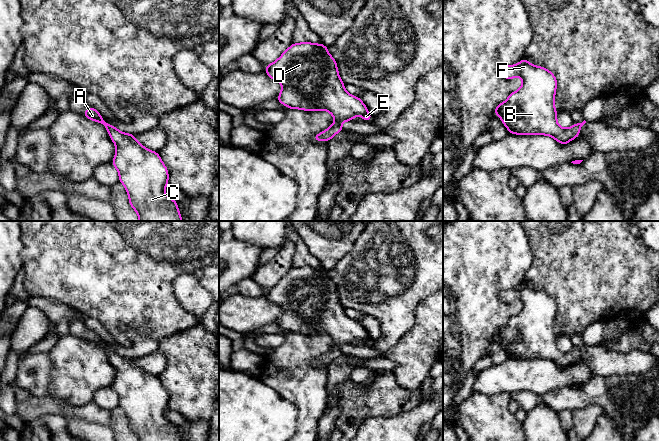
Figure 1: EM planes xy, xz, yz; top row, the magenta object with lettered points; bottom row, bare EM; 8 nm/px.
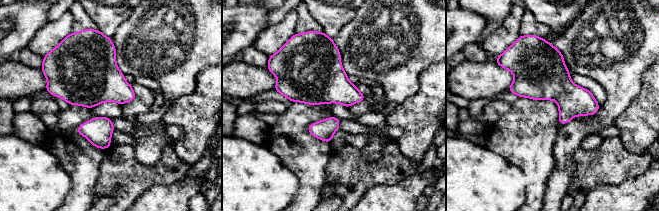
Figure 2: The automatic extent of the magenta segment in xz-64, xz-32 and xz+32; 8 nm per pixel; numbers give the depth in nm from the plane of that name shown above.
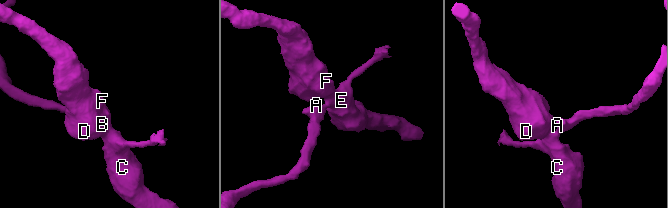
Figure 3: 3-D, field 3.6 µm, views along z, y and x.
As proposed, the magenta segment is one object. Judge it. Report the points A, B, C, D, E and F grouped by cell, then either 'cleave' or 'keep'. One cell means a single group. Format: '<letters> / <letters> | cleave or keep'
A B C D E F | keep

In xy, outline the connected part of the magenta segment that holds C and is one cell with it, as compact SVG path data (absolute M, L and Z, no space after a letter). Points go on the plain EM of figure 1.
M94 331L86 332L83 340L108 354L116 371L111 387L119 396L119 406L125 410L129 428L138 441L181 441L178 426L164 417L169 398L158 376L141 369L134 358L122 357L105 346Z

